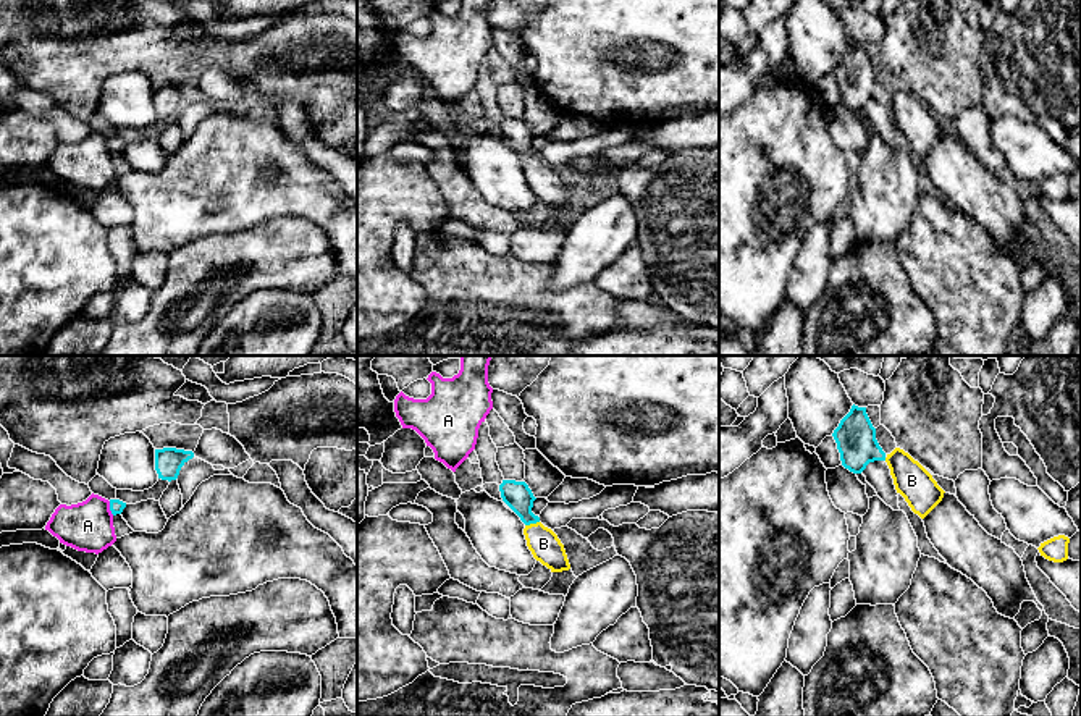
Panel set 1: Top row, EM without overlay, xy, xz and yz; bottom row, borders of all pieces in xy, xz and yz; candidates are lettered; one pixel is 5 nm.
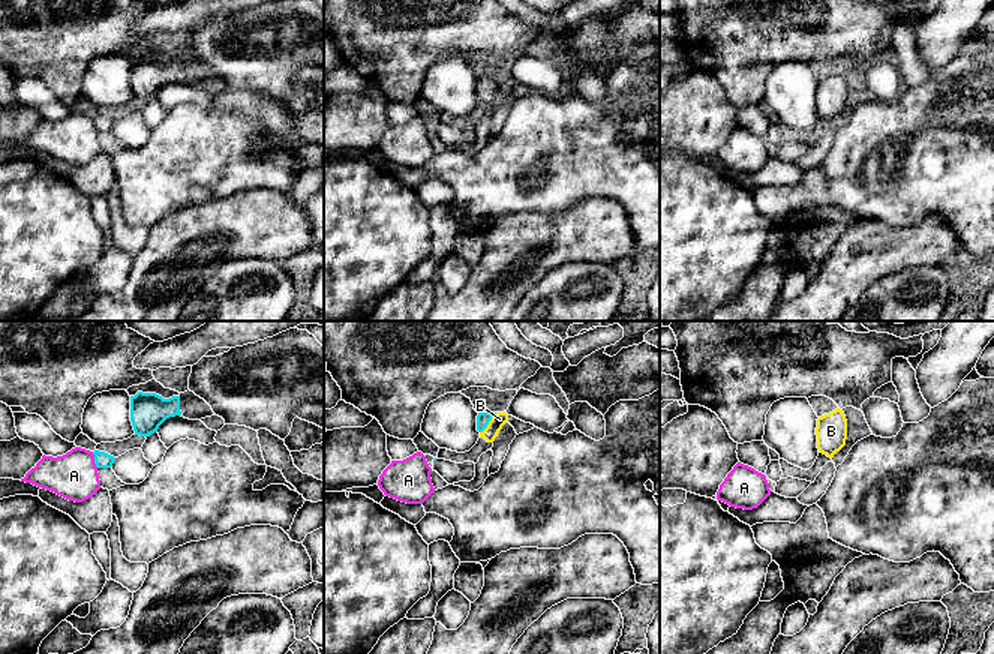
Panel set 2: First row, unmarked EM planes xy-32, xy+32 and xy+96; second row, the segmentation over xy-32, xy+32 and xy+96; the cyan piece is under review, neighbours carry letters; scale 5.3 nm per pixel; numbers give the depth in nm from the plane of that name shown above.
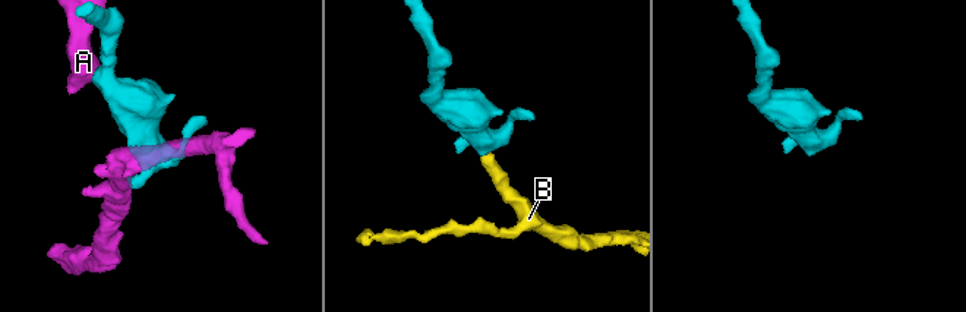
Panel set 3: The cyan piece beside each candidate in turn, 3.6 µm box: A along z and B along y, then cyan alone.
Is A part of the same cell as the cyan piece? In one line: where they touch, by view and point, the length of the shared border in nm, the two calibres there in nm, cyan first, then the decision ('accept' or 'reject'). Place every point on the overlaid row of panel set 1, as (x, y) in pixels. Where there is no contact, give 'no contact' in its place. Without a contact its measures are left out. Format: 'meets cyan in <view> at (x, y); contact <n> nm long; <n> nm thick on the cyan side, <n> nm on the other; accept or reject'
meets cyan in xy at (110, 508); contact 80 nm long; 70 nm thick on the cyan side, 240 nm on the other; reject

